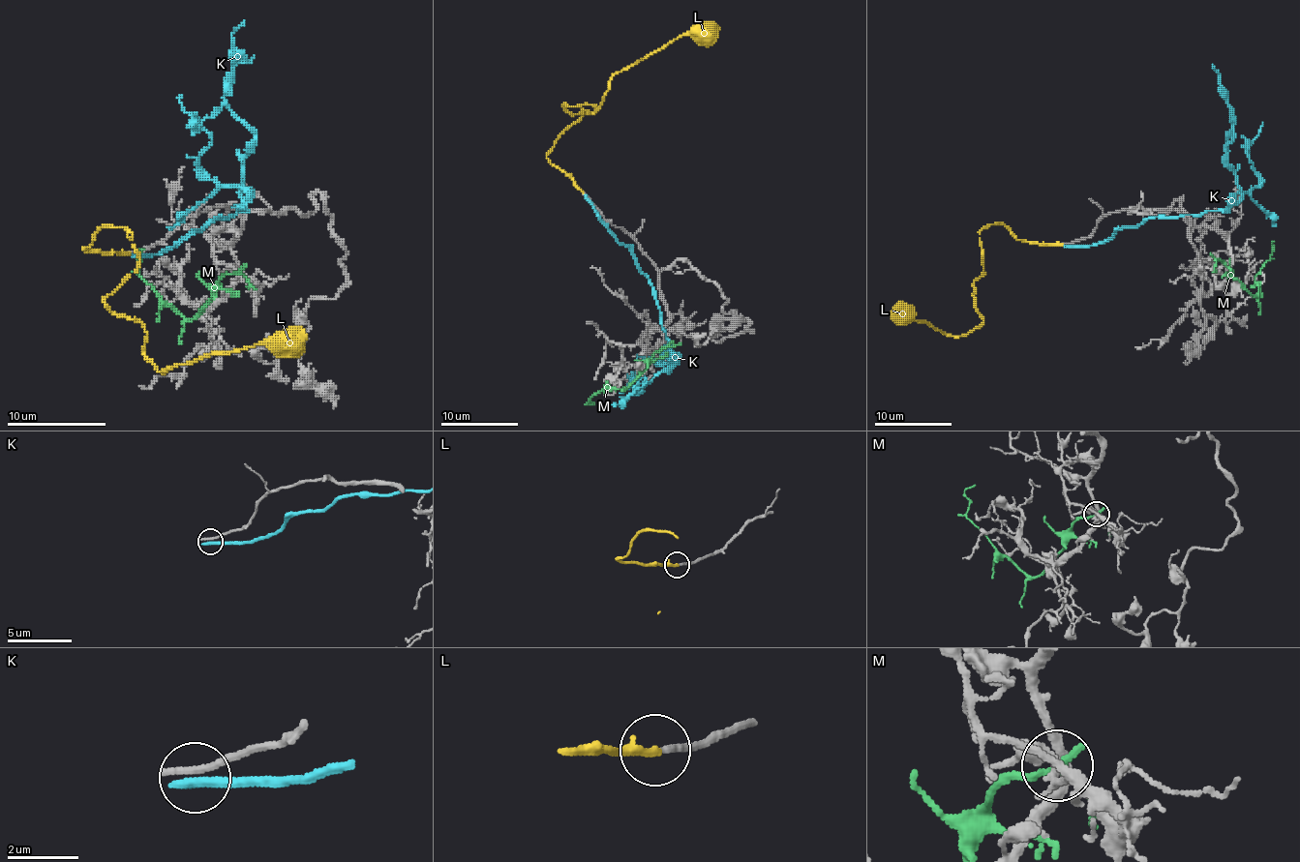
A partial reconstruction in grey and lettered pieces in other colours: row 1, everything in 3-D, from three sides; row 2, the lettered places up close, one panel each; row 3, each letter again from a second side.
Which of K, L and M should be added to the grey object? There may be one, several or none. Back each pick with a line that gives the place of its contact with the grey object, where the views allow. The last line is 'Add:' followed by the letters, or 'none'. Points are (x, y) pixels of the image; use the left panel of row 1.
L: Touches grey at (129, 252)
Add: L

